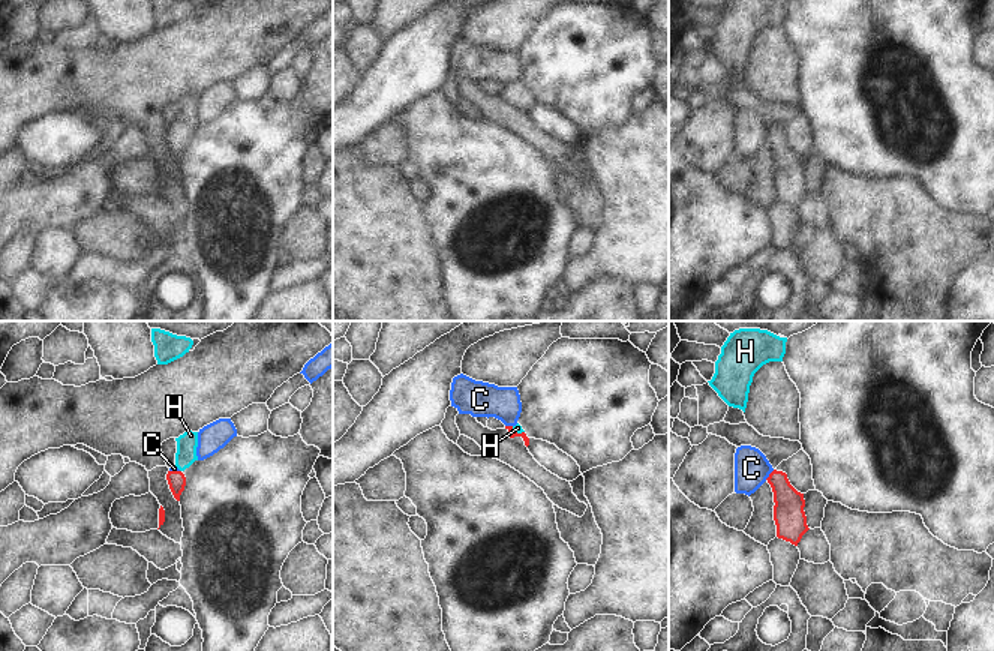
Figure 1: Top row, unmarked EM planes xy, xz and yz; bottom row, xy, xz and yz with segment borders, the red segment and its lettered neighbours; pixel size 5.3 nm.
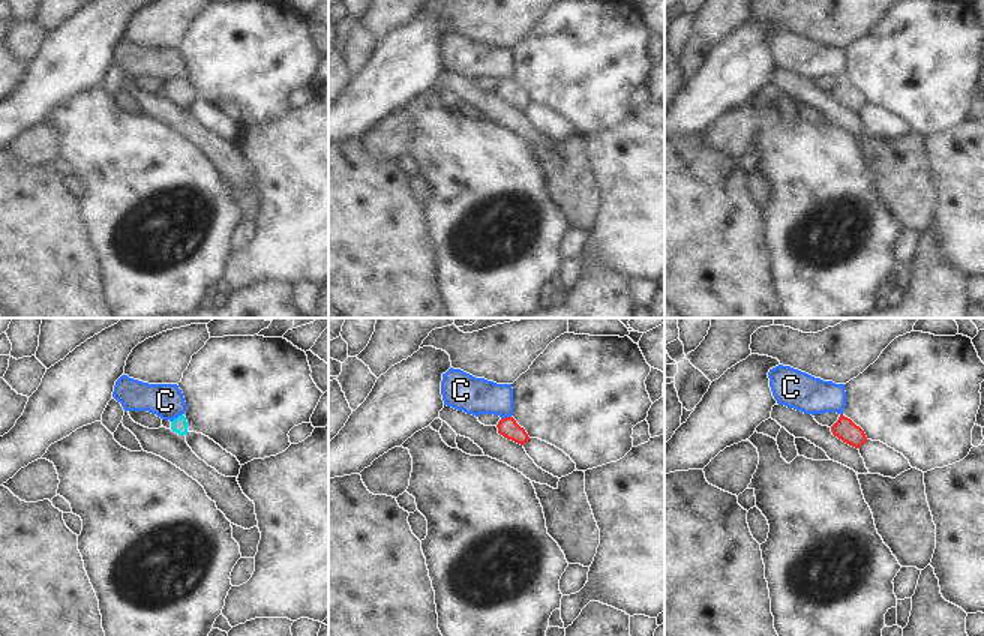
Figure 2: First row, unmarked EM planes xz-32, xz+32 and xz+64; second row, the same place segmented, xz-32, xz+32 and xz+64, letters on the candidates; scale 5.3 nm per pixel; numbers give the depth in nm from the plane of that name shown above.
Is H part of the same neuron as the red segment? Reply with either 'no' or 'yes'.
yes

